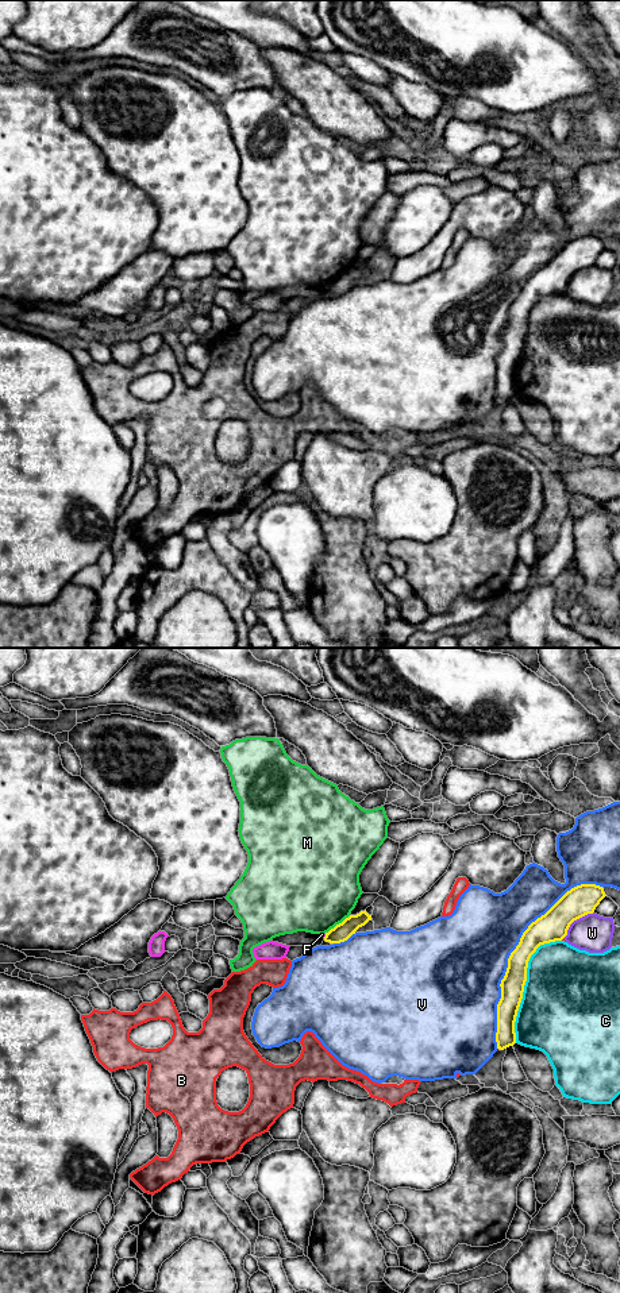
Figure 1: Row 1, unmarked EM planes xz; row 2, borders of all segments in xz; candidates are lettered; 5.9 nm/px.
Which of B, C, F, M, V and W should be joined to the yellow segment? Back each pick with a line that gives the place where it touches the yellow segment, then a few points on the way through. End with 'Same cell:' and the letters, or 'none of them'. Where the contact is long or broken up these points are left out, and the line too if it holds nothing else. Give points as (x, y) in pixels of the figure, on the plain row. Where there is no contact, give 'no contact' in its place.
Same cell: none of them

